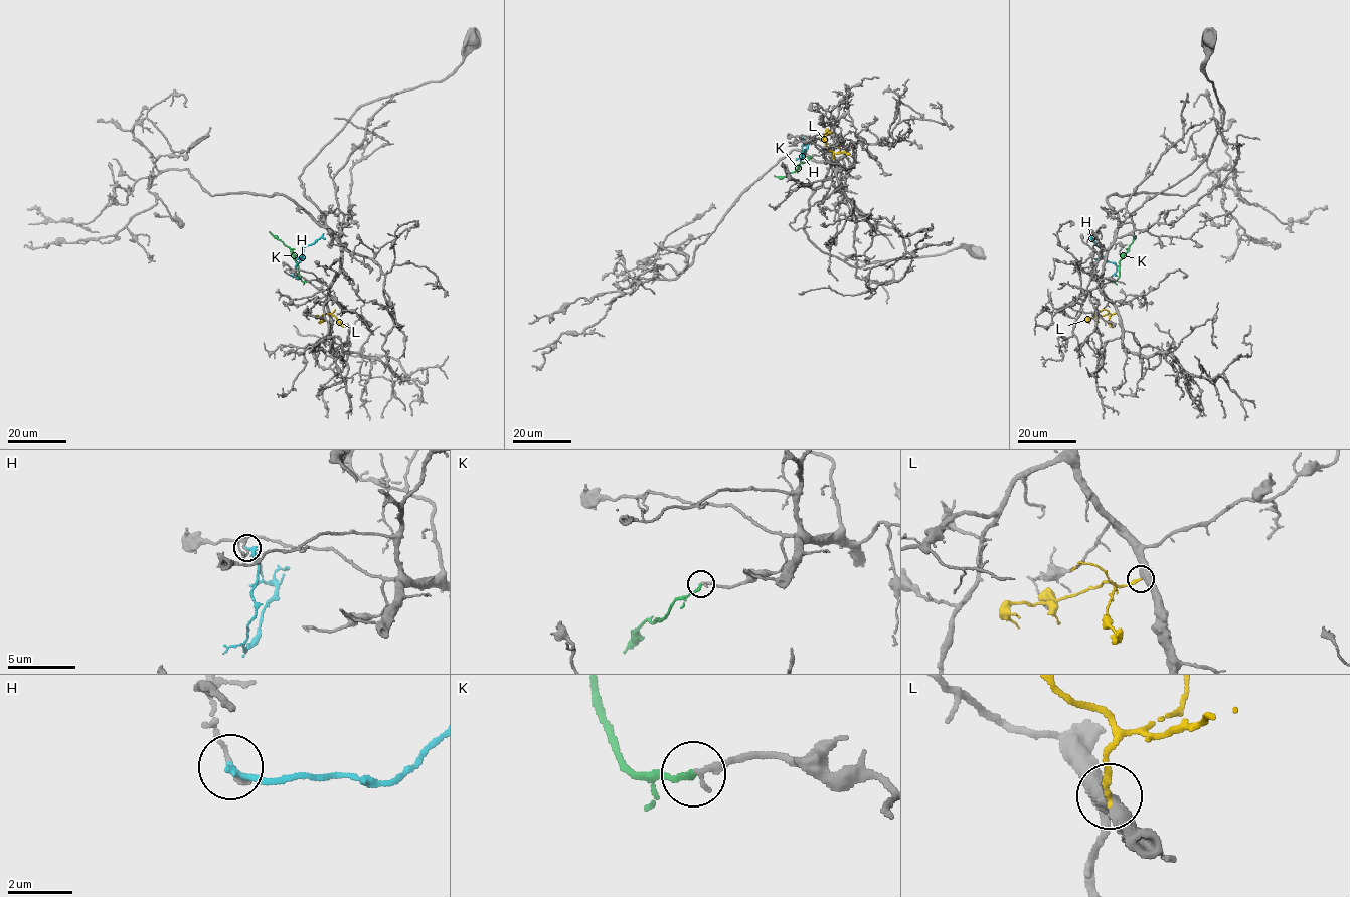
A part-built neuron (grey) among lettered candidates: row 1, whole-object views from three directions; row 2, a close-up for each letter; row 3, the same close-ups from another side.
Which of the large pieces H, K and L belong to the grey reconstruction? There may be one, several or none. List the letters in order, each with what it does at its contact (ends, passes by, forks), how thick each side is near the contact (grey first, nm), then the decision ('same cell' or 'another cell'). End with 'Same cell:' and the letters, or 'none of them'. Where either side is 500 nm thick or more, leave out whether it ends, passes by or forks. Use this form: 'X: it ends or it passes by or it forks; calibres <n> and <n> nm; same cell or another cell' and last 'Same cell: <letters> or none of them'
H: it ends; calibres 140 and 220 nm; another cell
K: it ends; calibres 200 and 200 nm; same cell
L: it ends; calibres 480 and 200 nm; another cell
Same cell: K

